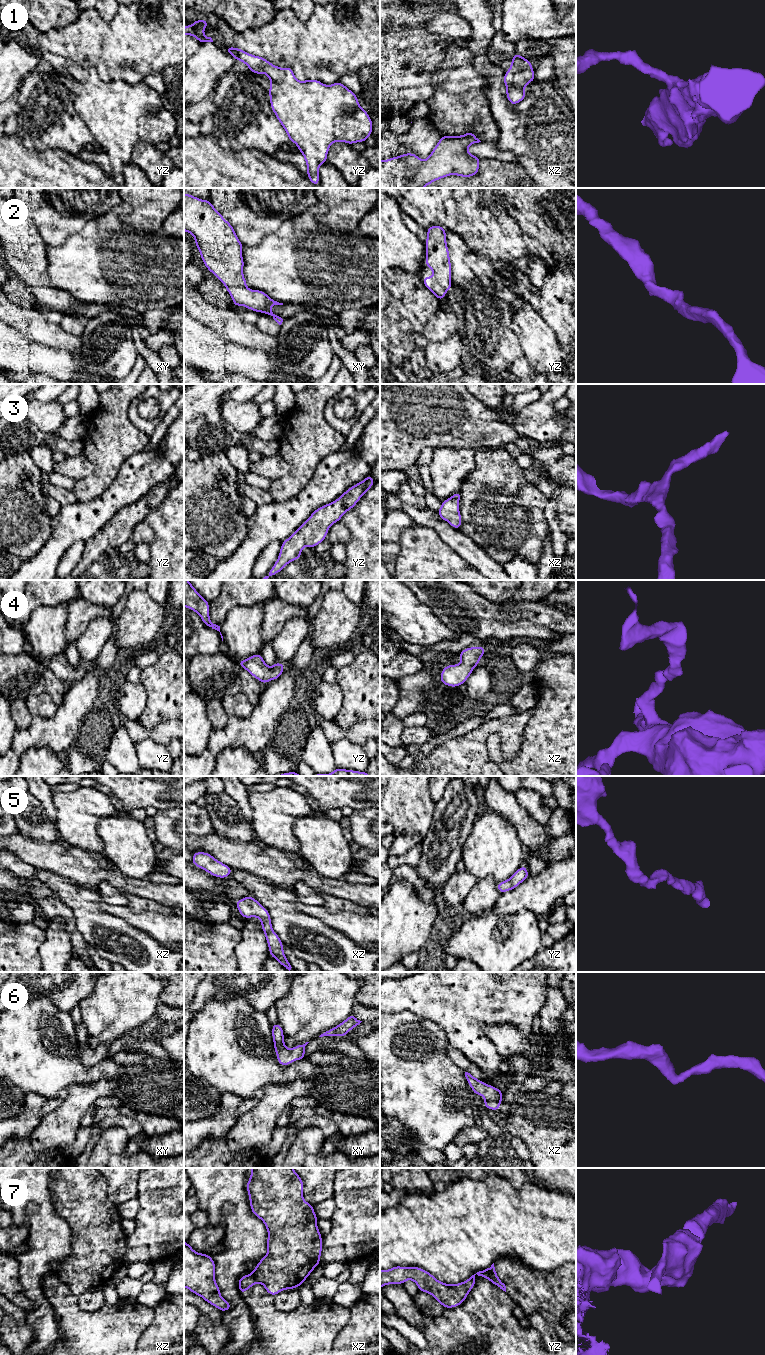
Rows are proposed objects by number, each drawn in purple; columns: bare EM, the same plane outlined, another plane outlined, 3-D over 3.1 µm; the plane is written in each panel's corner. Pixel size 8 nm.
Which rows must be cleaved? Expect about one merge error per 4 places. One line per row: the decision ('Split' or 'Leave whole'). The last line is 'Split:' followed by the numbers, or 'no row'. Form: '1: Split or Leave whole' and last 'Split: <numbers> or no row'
1: Leave whole
2: Leave whole
3: Leave whole
4: Leave whole
5: Leave whole
6: Leave whole
7: Split
Split: 7

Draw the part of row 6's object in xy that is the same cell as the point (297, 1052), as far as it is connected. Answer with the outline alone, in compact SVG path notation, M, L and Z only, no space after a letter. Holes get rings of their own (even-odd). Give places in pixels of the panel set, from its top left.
M279 1023L272 1024L272 1038L277 1060L281 1066L288 1066L294 1060L301 1061L305 1057L305 1046L309 1042L288 1050L284 1043L283 1029Z

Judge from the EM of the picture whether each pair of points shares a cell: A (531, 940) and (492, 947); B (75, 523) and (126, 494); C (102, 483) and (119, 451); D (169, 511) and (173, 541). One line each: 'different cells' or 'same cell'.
A: same cell
B: same cell
C: same cell
D: same cell

